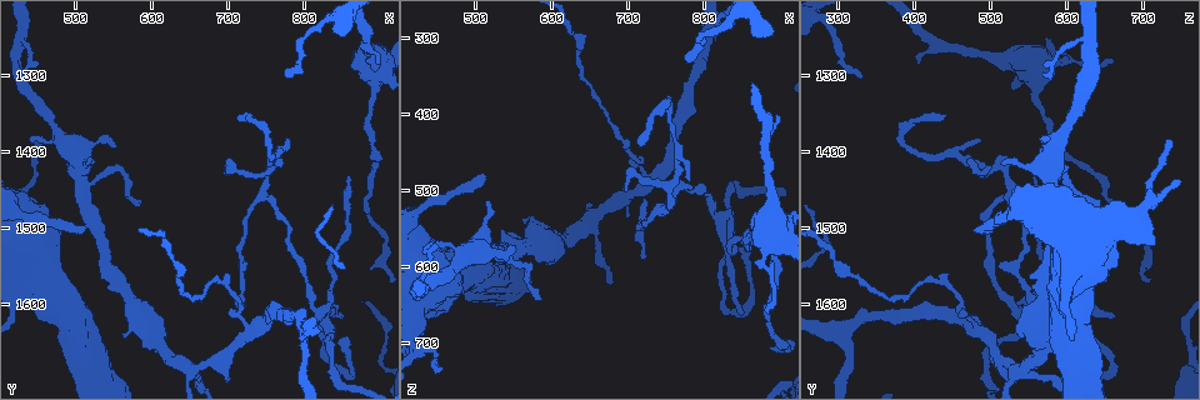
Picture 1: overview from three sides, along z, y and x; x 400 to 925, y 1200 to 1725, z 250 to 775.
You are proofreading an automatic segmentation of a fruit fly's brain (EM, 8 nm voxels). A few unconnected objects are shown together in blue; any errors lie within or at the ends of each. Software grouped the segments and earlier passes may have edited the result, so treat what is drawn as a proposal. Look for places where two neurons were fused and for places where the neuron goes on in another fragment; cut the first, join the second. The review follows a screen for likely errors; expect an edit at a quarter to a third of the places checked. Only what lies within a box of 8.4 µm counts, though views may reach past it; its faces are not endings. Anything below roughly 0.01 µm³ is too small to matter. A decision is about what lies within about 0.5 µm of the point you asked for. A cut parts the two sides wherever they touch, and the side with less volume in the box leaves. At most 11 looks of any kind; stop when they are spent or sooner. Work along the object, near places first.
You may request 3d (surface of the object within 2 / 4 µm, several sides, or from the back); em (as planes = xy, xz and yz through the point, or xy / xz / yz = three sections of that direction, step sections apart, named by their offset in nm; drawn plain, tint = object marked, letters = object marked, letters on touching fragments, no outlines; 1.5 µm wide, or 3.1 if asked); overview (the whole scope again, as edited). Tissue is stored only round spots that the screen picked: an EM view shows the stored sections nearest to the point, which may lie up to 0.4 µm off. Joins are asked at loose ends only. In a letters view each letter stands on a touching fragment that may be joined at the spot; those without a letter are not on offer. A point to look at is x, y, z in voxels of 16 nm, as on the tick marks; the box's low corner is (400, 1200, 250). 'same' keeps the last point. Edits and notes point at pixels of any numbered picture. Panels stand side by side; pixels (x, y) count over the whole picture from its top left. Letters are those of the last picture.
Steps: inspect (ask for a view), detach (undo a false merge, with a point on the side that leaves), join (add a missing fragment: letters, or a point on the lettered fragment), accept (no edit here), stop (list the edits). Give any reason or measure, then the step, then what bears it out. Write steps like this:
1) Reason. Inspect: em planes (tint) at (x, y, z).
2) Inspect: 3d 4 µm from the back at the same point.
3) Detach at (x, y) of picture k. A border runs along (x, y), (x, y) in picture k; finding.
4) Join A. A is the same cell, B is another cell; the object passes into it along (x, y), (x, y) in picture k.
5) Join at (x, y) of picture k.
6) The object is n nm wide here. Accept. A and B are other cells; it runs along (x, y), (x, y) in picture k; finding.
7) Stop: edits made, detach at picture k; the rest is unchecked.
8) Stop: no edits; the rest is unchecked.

Three arms meet. Inspect: em xy step 4 (letters) at (725, 1640, 490).

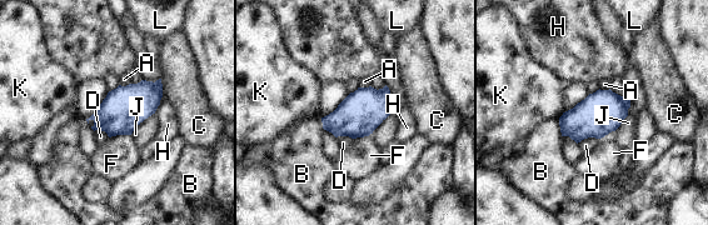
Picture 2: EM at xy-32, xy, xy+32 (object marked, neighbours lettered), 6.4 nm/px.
Inspect: em planes (letters) at the same point.

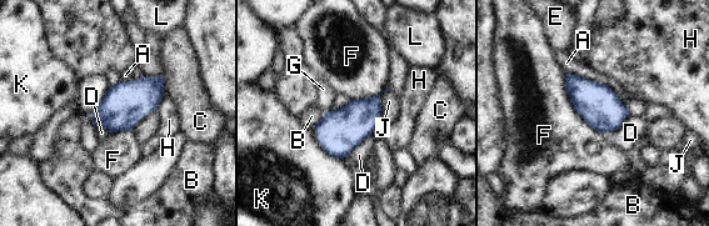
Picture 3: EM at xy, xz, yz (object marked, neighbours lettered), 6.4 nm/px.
The object is 260 nm wide here. Accept. A, B, C, D, E, F, G, H, J, K and L are other cells; a border runs along (628, 115), (618, 129), (605, 134) in picture 3; all the same neuron.

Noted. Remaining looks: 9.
Branch stops here. Inspect: em planes (letters) at (585, 1465, 645).

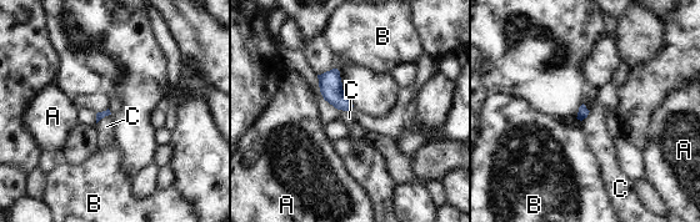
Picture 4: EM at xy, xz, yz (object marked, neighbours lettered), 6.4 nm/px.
Accept. A, B and C are other cells; a border runs along (110, 114), (105, 115), (96, 124) in picture 4; none of them fits.

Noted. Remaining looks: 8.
Tapers out. Inspect: 3d 2 µm at (455, 1390, 735).

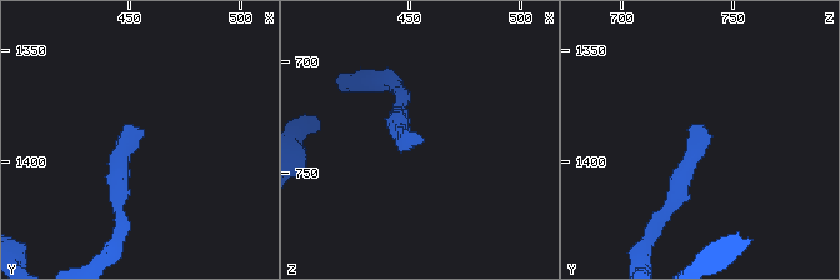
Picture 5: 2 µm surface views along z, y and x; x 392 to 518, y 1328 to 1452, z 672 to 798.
Inspect: em planes (tint) at (455, 1385, 734).

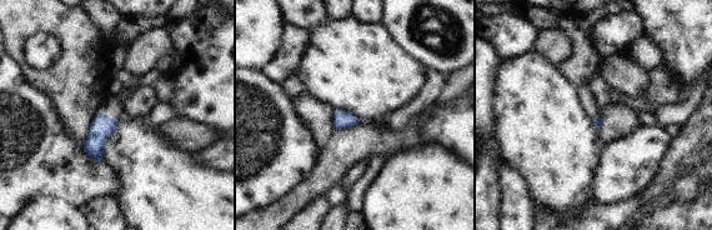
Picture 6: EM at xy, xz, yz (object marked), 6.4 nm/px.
Inspect: em planes (letters) at the same point.

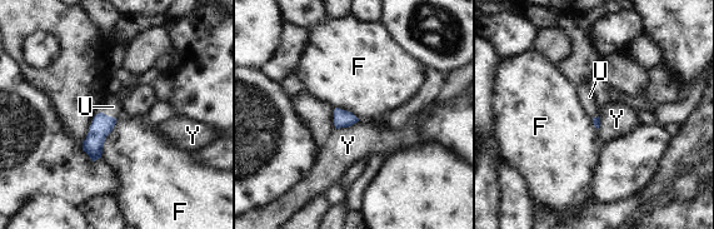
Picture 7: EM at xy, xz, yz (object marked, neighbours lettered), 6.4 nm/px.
Join U. U is the same cell, F and Y are other cells; the neuron continues.

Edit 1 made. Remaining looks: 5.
Redraw. Inspect: overview.

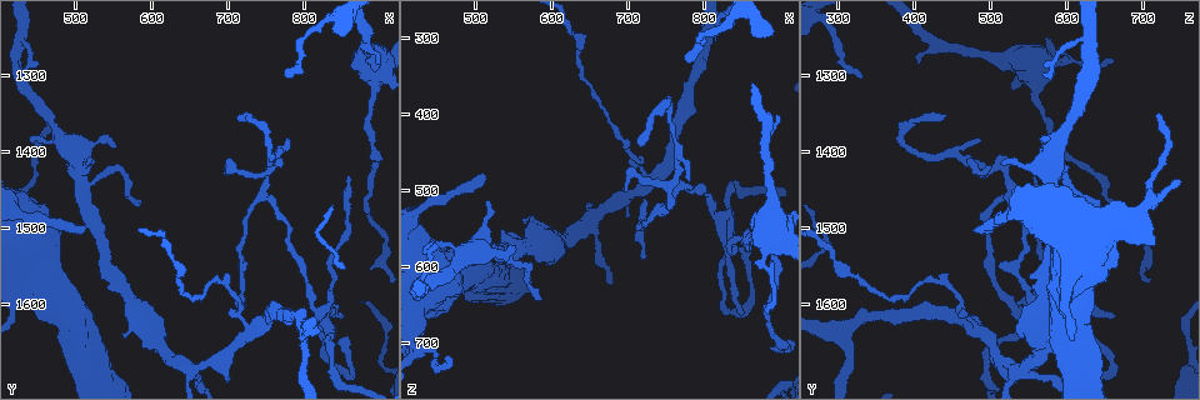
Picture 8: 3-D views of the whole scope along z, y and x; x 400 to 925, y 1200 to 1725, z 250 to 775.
Branch stops here. Inspect: 3d 4 µm at (885, 1280, 665).

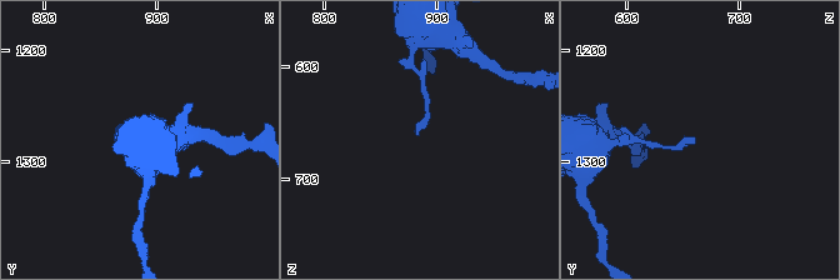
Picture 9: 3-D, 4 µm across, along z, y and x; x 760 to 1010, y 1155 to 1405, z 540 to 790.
Inspect: em planes (letters) at (884, 1278, 664).

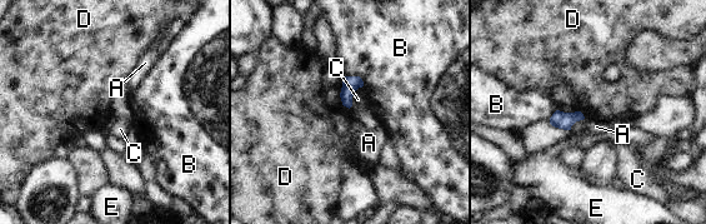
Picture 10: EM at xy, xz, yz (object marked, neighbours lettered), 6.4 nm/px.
Accept. A, B, C, D and E are other cells; a border runs along (343, 78), (340, 96), (349, 109) in picture 10; no lettered fragment goes on from it.

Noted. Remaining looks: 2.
Stop: edits made, join at picture 7; the rest is unchecked.

